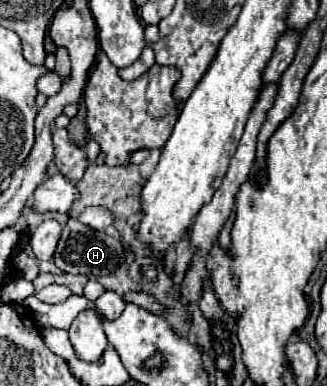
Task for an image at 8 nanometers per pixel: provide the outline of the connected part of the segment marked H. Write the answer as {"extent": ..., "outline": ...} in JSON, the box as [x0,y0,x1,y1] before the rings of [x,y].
{"extent":[54,218,126,278],"outline":[[[70,218],[62,230],[62,238],[54,254],[54,264],[64,274],[84,274],[84,276],[94,276],[94,278],[108,276],[126,264],[124,244],[120,242],[120,238],[112,238],[106,232],[92,230],[84,226],[82,222],[78,222],[76,218]]]}

